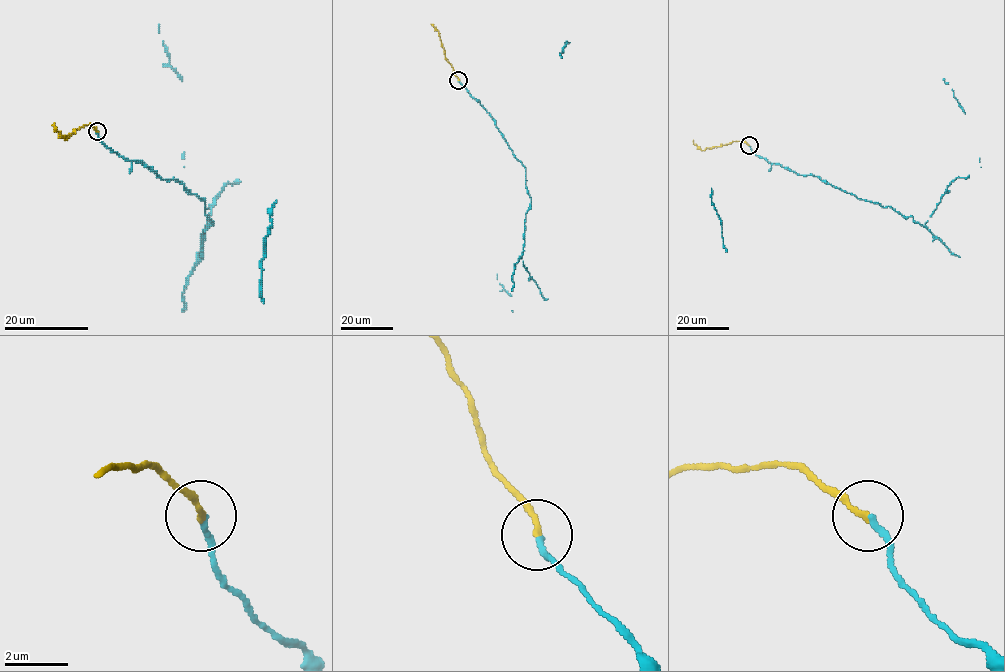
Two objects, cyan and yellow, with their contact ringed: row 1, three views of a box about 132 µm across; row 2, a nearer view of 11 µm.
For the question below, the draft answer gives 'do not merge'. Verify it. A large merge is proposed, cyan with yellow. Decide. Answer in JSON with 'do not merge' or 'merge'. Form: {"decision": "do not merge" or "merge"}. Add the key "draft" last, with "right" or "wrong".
{"decision": "merge", "draft": "wrong"}

